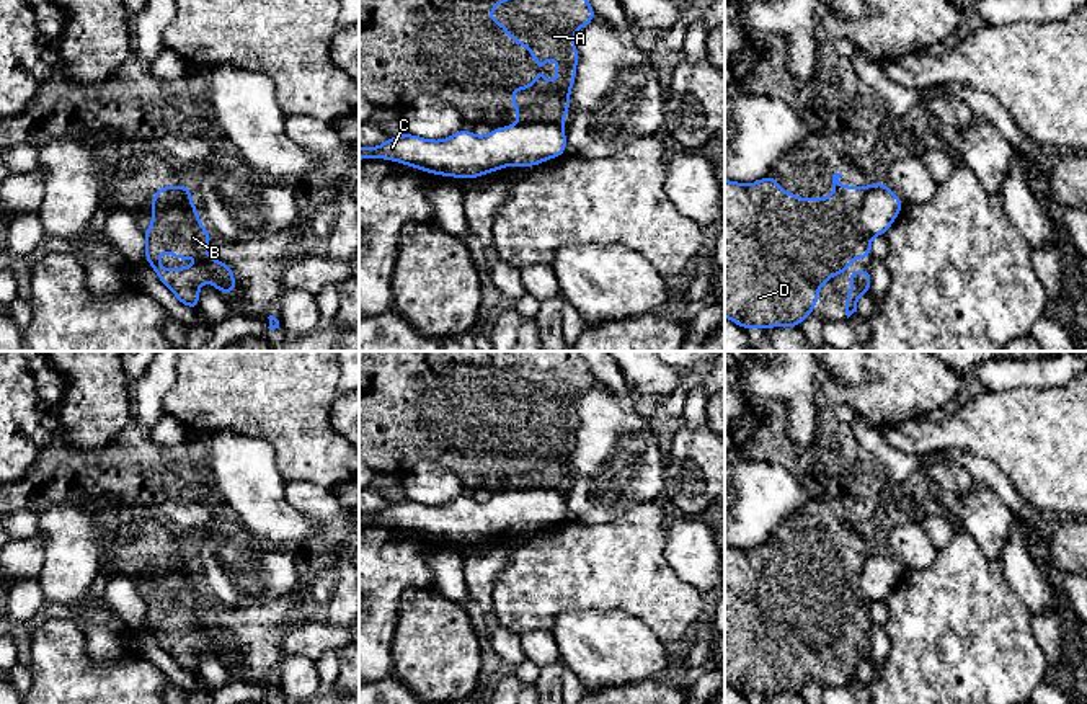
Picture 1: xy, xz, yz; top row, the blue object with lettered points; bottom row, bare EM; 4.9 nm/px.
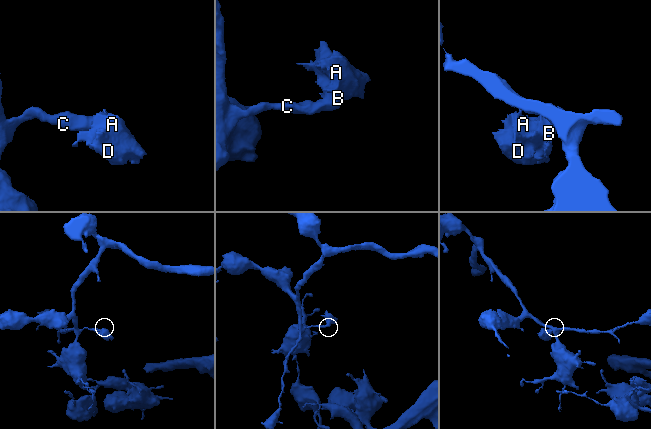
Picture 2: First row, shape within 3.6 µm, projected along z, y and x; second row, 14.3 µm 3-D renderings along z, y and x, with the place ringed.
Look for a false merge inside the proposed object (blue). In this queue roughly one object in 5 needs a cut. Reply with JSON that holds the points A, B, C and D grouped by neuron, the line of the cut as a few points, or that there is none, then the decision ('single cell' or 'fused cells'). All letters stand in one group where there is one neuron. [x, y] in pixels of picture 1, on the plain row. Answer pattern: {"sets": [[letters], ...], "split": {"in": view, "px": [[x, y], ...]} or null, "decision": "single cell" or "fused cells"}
{"sets": [["A", "B", "D"], ["C"]], "split": {"in": "xy", "px": [[191, 575], [178, 588], [162, 588], [157, 583]]}, "decision": "fused cells"}

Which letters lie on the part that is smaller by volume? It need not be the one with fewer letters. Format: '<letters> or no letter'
A, B, D

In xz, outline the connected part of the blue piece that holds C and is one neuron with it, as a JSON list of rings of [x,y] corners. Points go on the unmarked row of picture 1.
[[[530,488],[495,493],[488,501],[460,495],[444,506],[400,500],[379,513],[359,513],[359,526],[385,524],[460,546],[477,544],[504,532],[534,532],[566,519],[561,490]]]

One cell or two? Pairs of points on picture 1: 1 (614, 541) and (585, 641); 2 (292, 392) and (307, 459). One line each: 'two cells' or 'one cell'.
1: two cells
2: one cell

